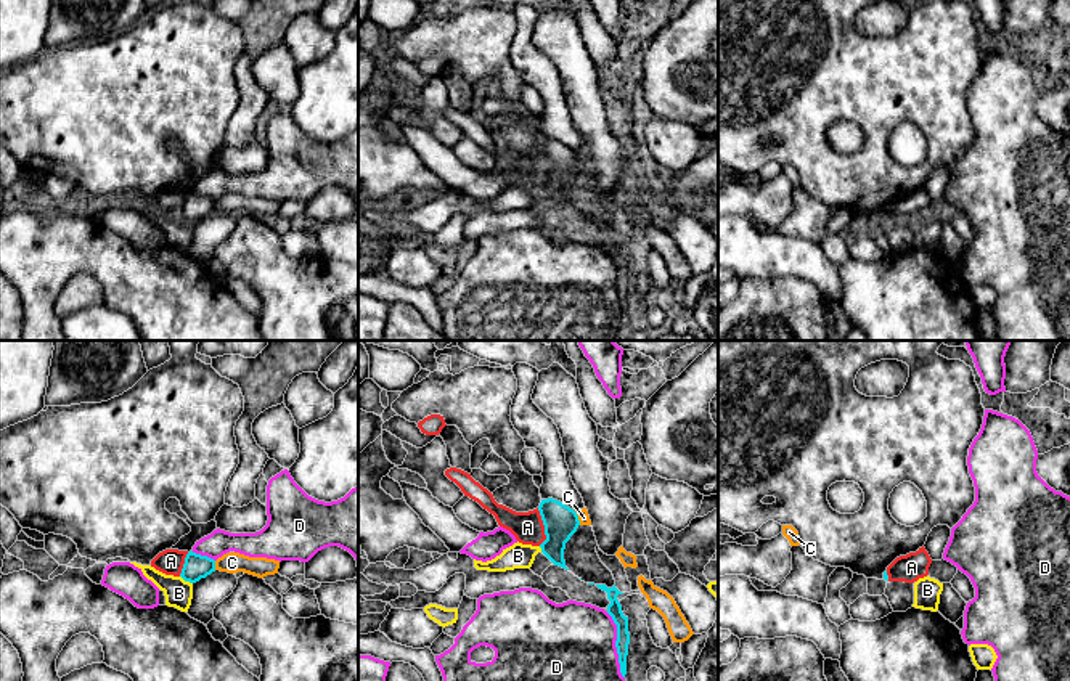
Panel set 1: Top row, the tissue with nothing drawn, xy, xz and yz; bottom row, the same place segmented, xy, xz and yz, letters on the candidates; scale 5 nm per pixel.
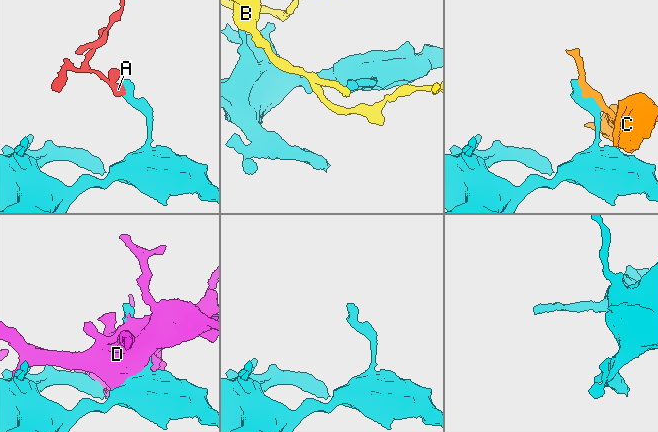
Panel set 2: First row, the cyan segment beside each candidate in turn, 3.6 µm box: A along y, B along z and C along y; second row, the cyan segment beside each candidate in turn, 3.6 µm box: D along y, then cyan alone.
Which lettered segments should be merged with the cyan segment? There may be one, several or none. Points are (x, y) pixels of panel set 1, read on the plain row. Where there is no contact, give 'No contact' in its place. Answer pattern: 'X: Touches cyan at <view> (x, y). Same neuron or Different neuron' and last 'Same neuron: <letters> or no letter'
A: Touches cyan at xz (545, 167). Different neuron
B: Touches cyan at xy (187, 220). Different neuron
C: Touches cyan at xz (577, 158). Different neuron
D: Touches cyan at xz (616, 286). Different neuron
Same neuron: no letter

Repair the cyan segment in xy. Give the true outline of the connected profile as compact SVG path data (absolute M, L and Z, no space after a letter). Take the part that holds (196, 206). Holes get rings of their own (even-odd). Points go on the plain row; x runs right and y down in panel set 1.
M190 191L185 198L185 204L180 217L185 222L196 223L201 218L206 218L207 215L210 215L212 212L215 212L214 199Z

